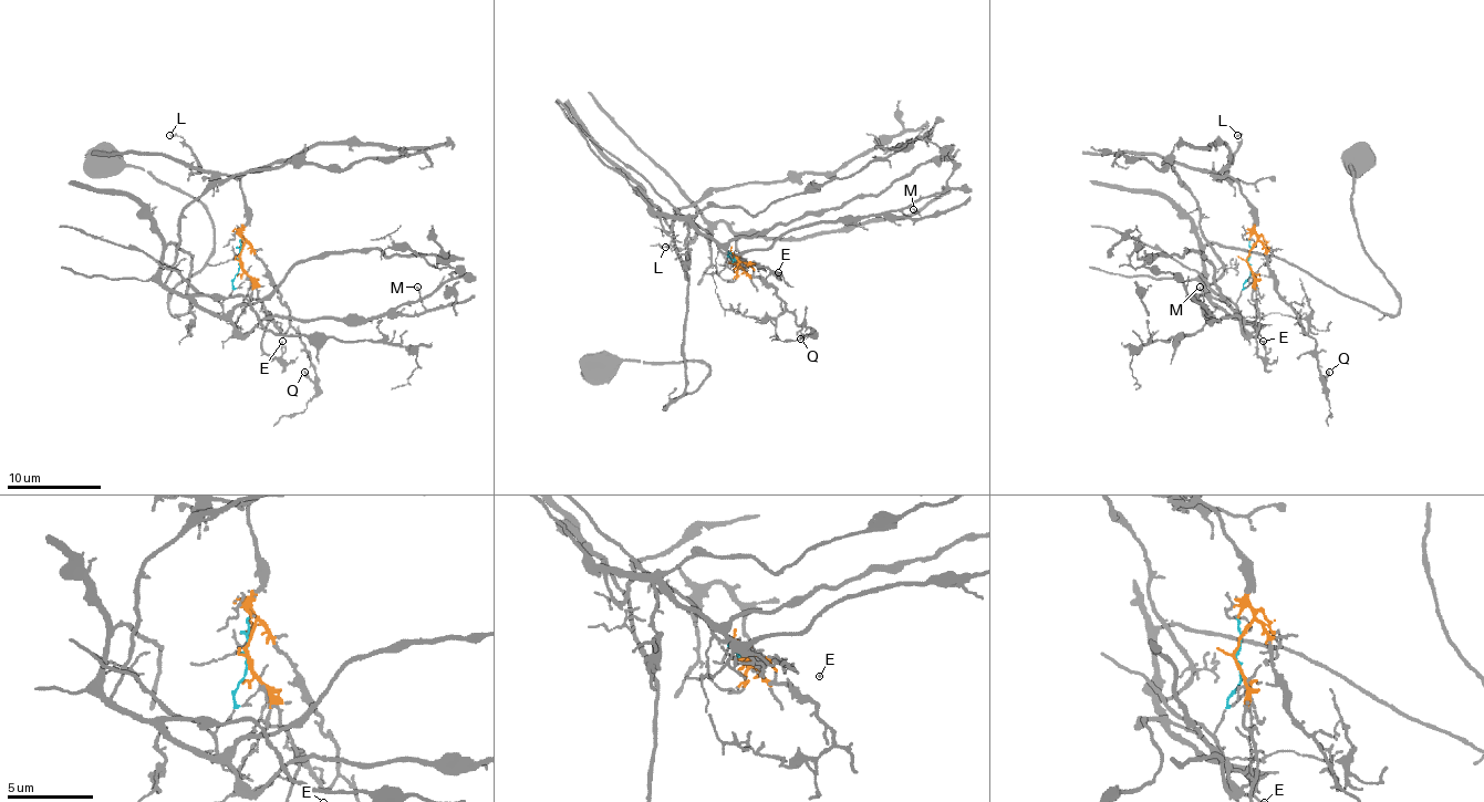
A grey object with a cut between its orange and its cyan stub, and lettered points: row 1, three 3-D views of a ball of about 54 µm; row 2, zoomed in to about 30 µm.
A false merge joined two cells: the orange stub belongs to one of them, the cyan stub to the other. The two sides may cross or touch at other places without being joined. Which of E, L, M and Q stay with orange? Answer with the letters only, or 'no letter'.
E, L, Q

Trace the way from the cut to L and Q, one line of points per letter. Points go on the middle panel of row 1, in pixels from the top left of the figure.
L: (736, 259), (743, 263), (736, 236), (722, 221), (698, 217), (693, 221), (695, 238), (686, 247), (665, 247)
Q: (736, 259), (747, 273), (769, 282), (797, 325), (811, 330), (799, 339)

